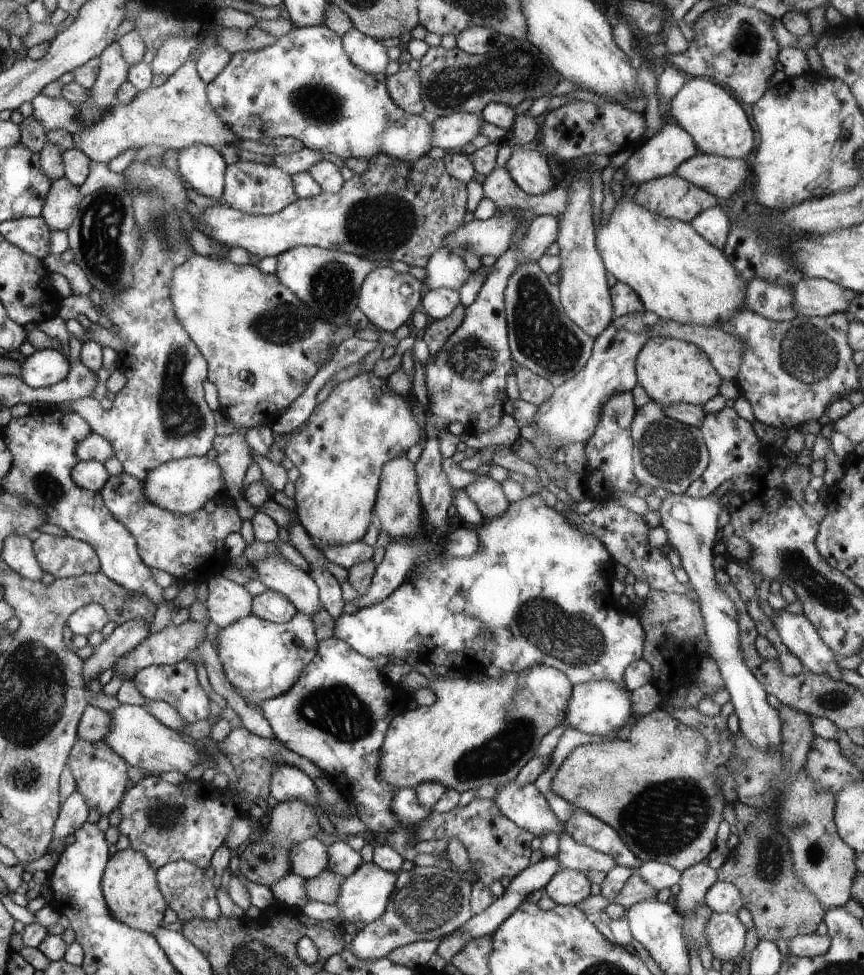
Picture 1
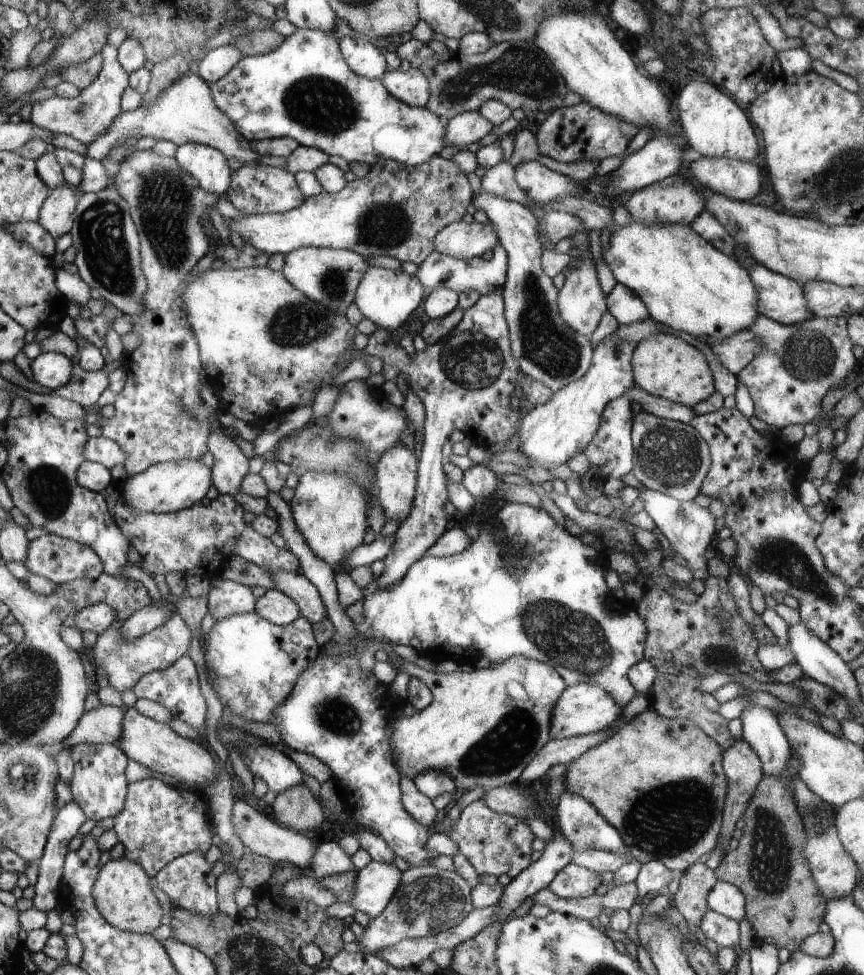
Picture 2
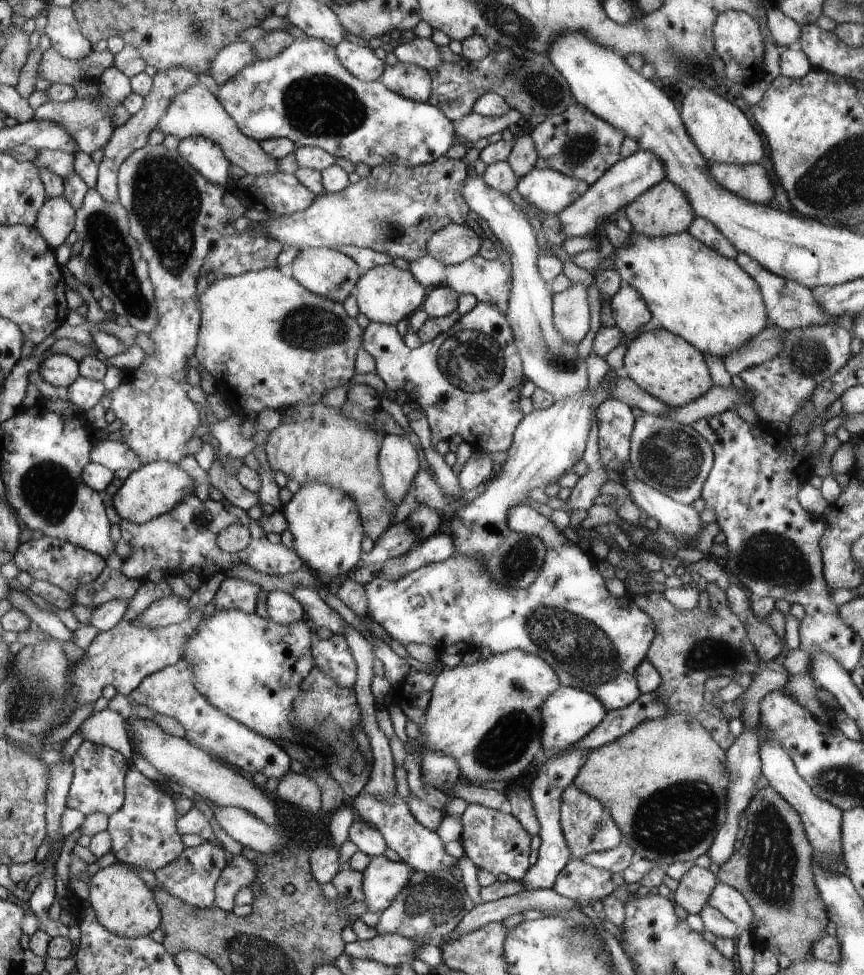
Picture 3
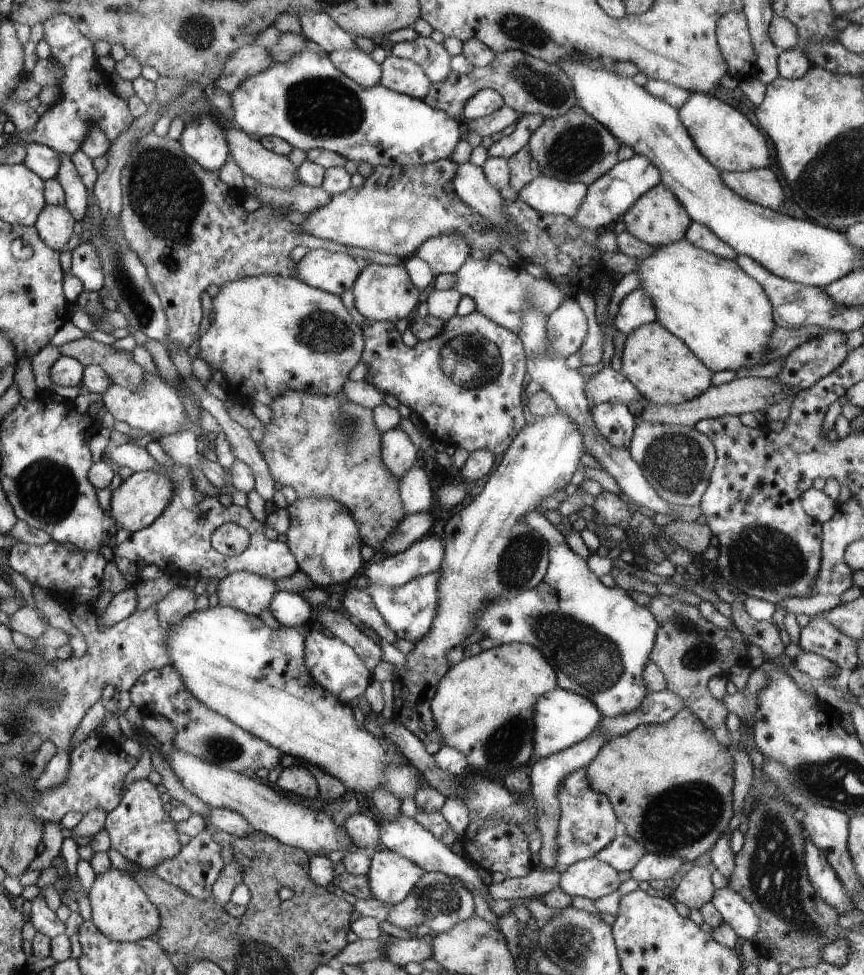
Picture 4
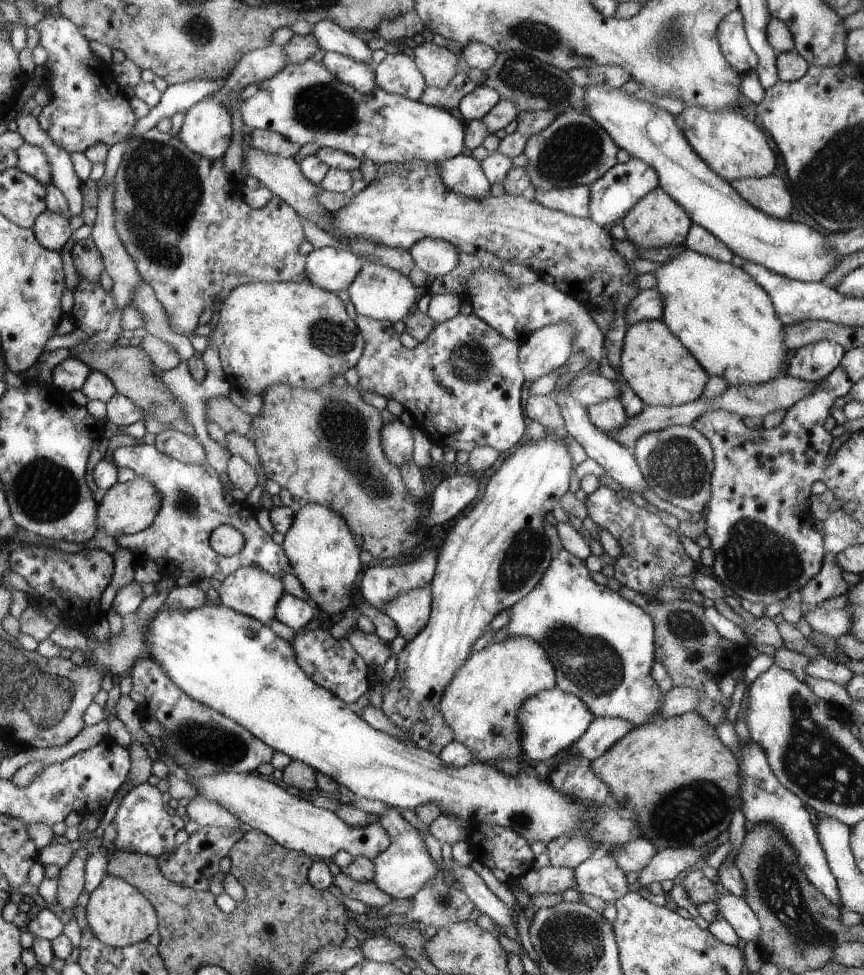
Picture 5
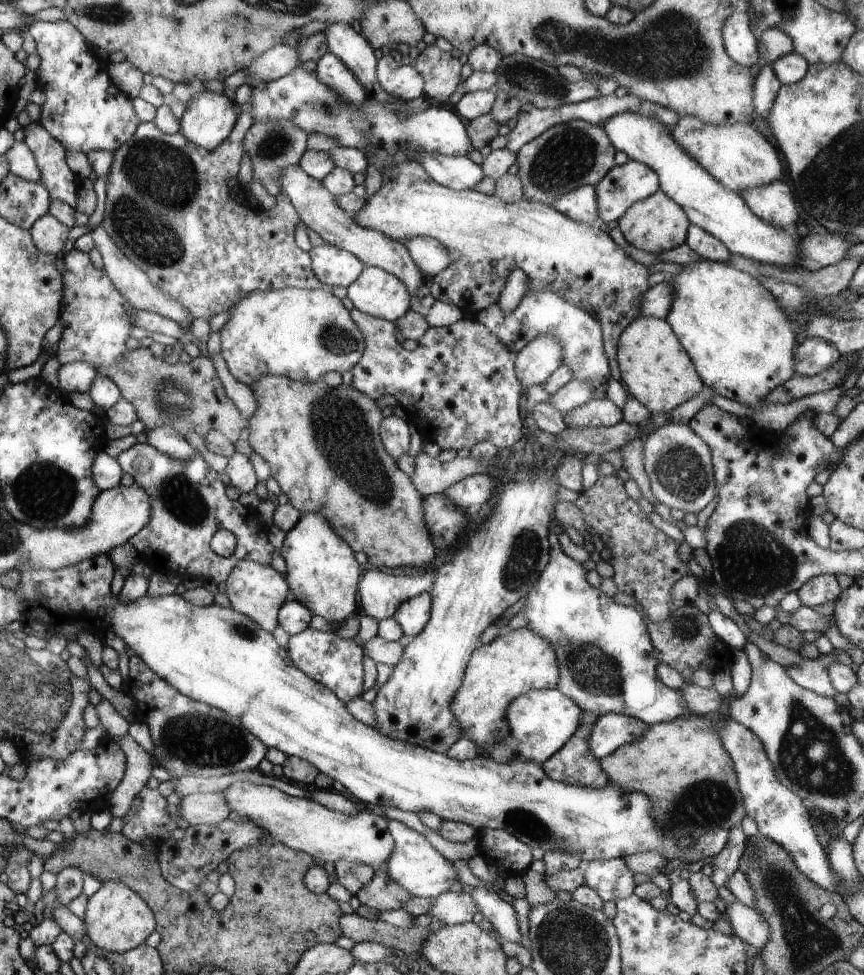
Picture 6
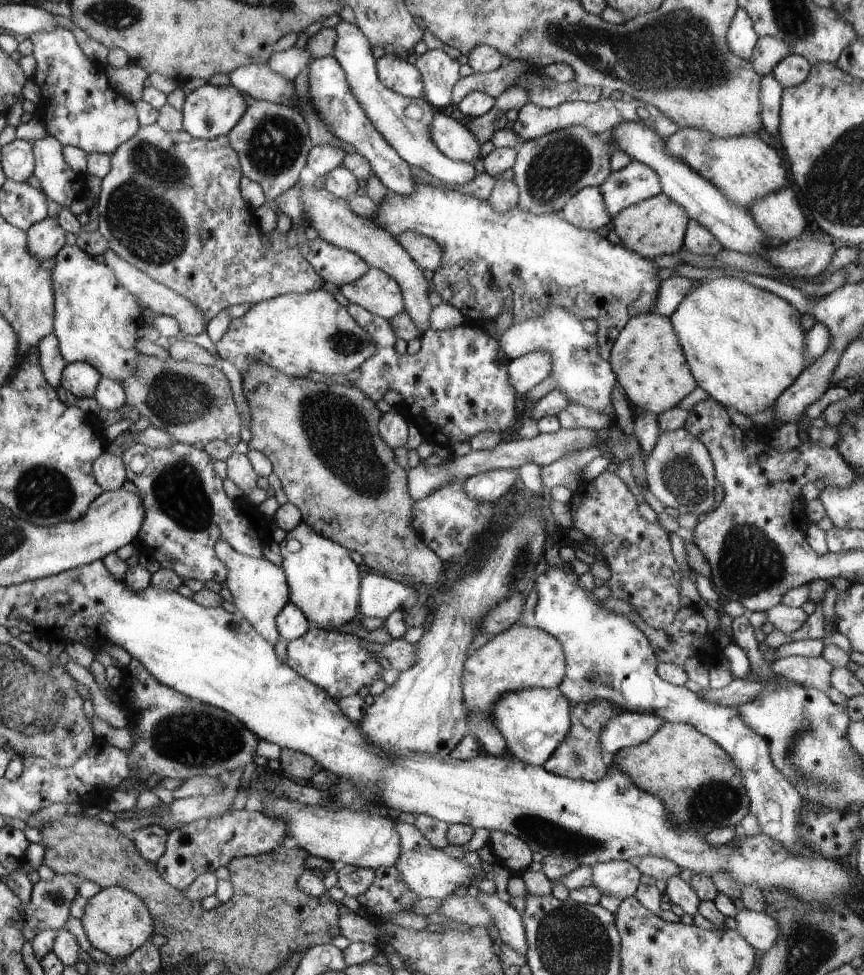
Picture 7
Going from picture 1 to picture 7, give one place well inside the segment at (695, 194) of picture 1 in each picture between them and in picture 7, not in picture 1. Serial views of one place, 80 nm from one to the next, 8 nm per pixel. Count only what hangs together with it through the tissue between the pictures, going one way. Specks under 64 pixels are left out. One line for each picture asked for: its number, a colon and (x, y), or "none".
2: (675, 200)
3: (663, 209)
4: (657, 218)
5: (657, 221)
6: (657, 224)
7: (656, 226)

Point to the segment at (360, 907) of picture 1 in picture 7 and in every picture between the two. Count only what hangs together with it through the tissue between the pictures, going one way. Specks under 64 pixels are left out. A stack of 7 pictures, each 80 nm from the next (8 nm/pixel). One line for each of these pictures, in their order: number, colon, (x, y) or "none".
2: (376, 883)
3: (383, 879)
4: (392, 876)
5: (405, 867)
6: (418, 867)
7: (430, 872)

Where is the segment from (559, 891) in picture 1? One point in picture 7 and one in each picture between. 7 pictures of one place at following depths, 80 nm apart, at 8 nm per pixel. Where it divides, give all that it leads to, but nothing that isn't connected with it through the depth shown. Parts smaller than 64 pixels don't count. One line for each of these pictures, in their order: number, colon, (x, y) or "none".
2: (573, 881)
3: (577, 880)
4: (591, 878)
5: (602, 877)
6: (612, 879)
7: (621, 879)

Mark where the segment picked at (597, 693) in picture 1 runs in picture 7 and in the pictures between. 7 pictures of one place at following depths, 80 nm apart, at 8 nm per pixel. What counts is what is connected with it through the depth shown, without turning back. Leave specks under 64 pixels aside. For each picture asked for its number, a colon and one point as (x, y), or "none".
2: (583, 709)
3: (569, 714)
4: (561, 718)
5: (552, 721)
6: (542, 720)
7: (533, 722)

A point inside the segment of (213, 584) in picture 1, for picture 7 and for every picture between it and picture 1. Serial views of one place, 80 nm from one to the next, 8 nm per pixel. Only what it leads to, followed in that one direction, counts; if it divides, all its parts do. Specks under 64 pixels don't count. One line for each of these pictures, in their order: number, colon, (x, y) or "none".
2: (226, 598)
3: (233, 594)
4: (252, 593)
5: (251, 591)
6: (259, 591)
7: (258, 588)

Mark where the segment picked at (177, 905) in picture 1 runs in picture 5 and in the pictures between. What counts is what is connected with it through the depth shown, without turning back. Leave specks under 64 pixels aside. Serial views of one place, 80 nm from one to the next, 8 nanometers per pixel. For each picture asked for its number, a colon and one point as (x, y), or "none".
2: (188, 881)
3: (191, 878)
4: (195, 869)
5: (193, 863)

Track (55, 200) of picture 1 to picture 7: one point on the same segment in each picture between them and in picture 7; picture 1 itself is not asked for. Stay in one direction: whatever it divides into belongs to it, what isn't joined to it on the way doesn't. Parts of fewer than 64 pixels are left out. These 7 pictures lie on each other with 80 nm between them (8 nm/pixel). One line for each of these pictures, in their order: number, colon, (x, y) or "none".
2: (58, 214)
3: (56, 220)
4: (55, 224)
5: (52, 229)
6: (50, 234)
7: (45, 239)

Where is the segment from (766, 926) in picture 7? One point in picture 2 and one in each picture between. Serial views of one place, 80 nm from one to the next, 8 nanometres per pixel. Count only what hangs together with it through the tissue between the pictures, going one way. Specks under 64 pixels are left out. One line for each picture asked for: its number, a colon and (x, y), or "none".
2: (725, 899)
3: (728, 901)
4: (734, 910)
5: (740, 916)
6: (747, 923)

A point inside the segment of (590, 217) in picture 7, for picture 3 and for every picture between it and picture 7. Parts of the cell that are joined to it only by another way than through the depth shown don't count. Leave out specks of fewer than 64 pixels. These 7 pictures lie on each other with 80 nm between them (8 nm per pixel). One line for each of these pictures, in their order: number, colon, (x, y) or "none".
3: (548, 190)
4: (549, 196)
5: (575, 201)
6: (581, 205)

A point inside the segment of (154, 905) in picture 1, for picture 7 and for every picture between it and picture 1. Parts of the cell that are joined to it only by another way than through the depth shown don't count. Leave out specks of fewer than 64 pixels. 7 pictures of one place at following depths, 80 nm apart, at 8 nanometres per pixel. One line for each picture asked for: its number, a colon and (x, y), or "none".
2: (124, 895)
3: (123, 903)
4: (121, 909)
5: (120, 915)
6: (116, 919)
7: (116, 921)

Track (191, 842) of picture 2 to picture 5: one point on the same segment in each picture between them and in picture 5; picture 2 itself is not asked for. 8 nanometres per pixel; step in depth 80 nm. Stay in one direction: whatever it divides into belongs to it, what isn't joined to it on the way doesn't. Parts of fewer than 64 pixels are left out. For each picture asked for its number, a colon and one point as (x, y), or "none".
3: (143, 831)
4: (140, 830)
5: (143, 826)

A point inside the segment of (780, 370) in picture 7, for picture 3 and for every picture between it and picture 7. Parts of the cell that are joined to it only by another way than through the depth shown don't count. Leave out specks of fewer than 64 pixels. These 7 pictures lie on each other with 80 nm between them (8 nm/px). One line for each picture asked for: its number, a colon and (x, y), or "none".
3: (709, 300)
4: (721, 314)
5: (725, 319)
6: (741, 342)

